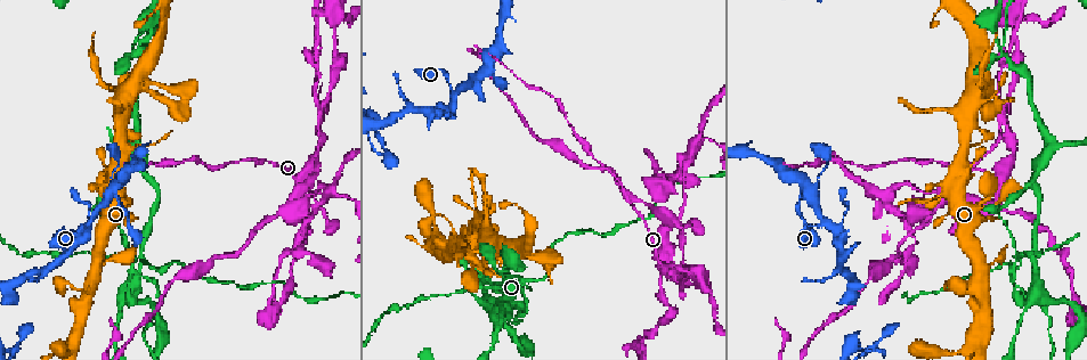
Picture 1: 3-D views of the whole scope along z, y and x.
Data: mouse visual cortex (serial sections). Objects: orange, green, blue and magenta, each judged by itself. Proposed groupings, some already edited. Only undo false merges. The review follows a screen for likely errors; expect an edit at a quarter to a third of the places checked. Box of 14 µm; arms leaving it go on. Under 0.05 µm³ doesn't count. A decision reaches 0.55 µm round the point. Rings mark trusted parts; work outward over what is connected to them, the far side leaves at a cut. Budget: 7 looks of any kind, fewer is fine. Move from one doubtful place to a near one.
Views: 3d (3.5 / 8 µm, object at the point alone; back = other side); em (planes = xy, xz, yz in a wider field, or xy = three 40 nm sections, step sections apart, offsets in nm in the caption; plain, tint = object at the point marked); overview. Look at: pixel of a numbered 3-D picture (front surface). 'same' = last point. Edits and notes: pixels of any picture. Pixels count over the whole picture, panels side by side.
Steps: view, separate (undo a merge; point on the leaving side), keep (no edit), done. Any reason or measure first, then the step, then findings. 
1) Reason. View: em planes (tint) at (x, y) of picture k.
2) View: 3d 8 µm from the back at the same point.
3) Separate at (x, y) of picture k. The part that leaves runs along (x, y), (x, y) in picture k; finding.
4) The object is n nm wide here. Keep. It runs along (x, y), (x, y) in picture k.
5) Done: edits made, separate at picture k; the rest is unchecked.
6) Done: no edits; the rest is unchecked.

A fork. View: 3d 3.5 µm at (452, 88) of picture 1.

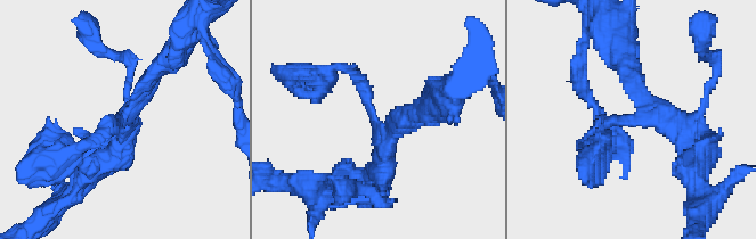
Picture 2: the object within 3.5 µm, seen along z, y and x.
3 arms meet here; the arms are 150, 250, 300 nm wide; now the EM. View: em planes (tint) at (122, 114) of picture 2.

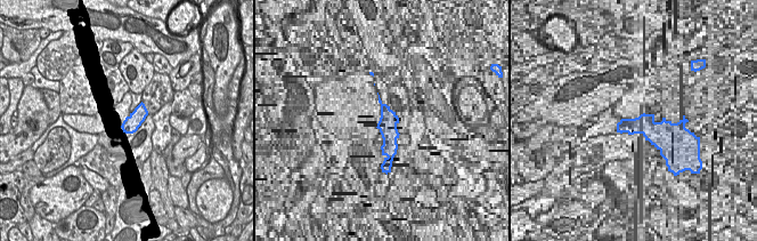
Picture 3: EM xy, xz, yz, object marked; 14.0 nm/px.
Keep. It runs along (88, 141), (120, 120), (169, 60) in picture 2; continuous, no second cell.

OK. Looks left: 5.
Three arms meet. View: 3d 3.5 µm from the back at (1042, 162) of picture 1.

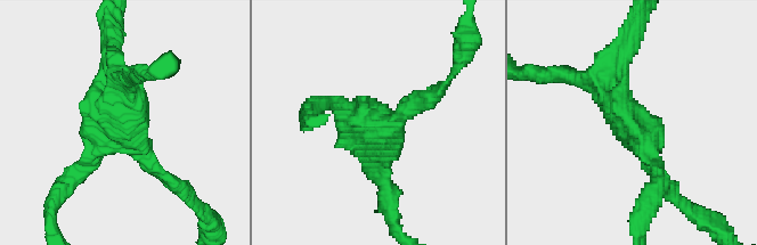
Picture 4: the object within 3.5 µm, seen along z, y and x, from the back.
View: em xy step 2 (tint) at (379, 129) of picture 4.

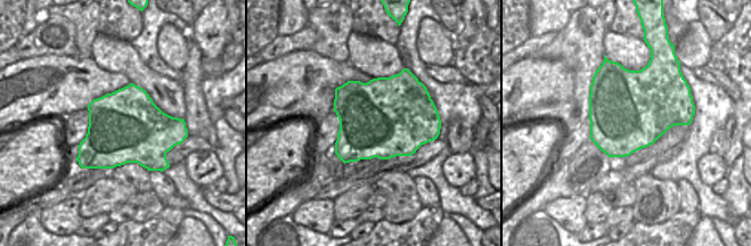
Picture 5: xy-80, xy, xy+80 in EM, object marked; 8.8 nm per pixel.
Keep. It runs along (604, 63), (657, 178) in picture 4; one cell here.

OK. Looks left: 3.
Arms part here. View: 3d 3.5 µm at (122, 118) of picture 1.

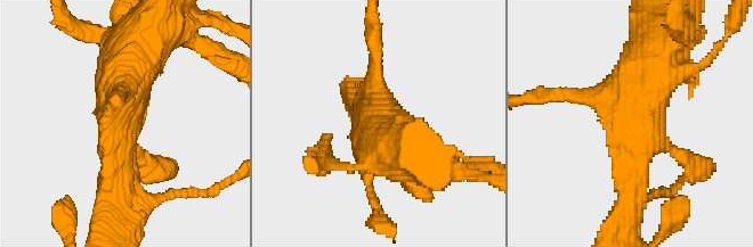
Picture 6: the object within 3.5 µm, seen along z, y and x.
View: em xy step 2 (tint) at (113, 117) of picture 6.

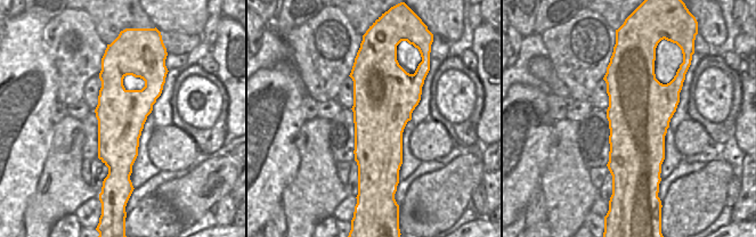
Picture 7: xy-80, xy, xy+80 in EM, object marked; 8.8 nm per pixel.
Keep. It runs along (633, 192), (639, 112), (660, 46) in picture 6; all the same cell.

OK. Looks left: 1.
Done: no edits; the rest is unchecked.

